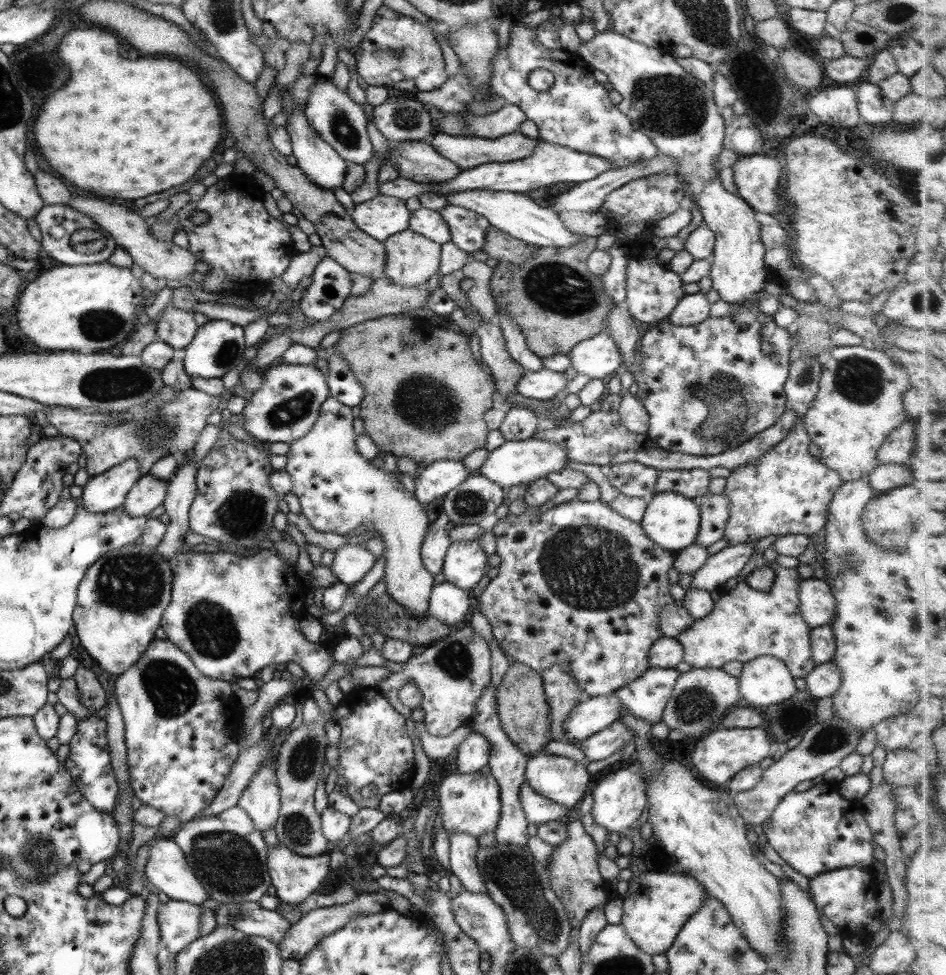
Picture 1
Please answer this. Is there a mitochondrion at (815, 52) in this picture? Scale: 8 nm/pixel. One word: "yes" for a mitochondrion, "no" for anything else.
no

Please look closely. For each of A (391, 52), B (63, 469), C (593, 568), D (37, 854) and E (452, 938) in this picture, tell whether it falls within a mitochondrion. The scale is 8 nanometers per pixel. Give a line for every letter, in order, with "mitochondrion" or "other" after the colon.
A: mitochondrion
B: other
C: mitochondrion
D: mitochondrion
E: other

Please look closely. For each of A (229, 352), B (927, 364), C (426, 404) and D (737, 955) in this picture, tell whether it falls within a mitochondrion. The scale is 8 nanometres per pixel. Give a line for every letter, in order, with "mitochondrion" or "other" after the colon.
A: mitochondrion
B: other
C: mitochondrion
D: mitochondrion

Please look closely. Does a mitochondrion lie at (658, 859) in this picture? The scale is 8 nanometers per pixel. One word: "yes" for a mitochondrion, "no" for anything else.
no

